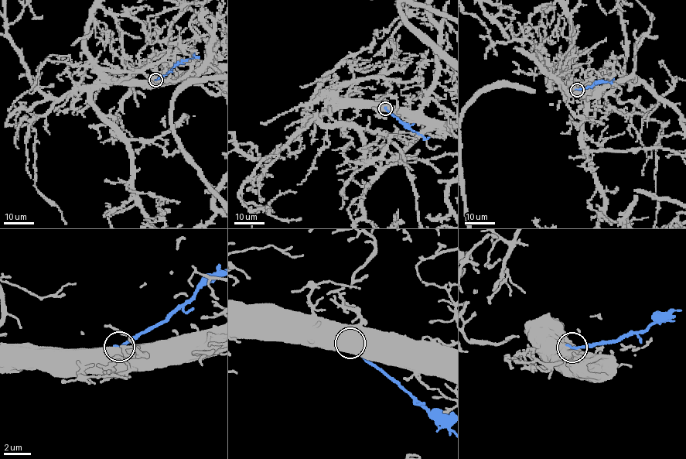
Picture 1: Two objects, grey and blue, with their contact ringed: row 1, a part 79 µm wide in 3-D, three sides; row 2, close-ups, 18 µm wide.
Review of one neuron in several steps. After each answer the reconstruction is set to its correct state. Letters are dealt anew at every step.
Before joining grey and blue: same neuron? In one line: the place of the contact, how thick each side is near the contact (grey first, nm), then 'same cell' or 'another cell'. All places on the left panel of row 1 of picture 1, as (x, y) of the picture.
at (155, 80); 850 nm thick on the grey side, 220 nm on the other; another cell

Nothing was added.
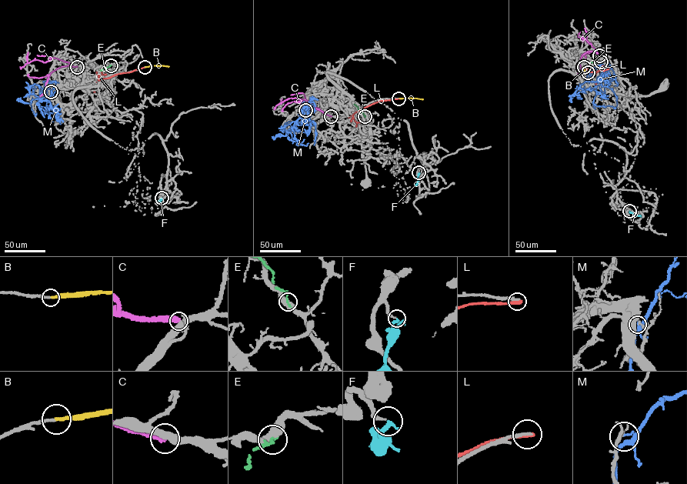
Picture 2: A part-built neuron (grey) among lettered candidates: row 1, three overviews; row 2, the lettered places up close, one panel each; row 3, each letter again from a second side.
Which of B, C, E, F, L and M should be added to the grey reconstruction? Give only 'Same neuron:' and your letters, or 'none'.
Same neuron: B, F

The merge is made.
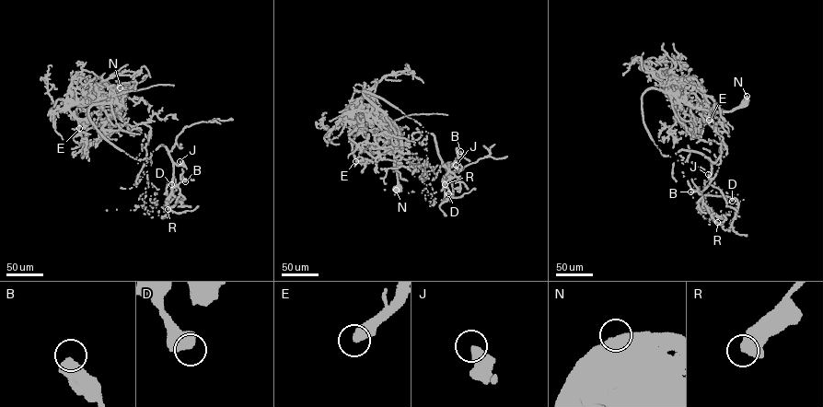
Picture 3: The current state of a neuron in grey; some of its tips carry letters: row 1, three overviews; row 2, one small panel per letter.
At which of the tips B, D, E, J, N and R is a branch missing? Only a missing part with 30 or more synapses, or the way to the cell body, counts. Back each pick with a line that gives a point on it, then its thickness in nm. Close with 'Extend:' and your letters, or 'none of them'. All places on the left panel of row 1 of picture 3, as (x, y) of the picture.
E: Place: (79, 128). Thickness 550 nm
Extend: E

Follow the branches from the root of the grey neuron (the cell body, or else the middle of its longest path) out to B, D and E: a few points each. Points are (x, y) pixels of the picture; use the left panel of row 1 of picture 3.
B: (121, 94), (127, 109), (89, 108), (96, 128), (138, 160), (164, 145), (172, 187), (185, 181)
D: (121, 94), (121, 108), (127, 109), (115, 102), (92, 105), (90, 119), (134, 159), (165, 146), (171, 184)
E: (121, 94), (121, 108), (127, 109), (113, 101), (86, 98), (79, 102), (76, 112), (81, 123), (79, 128)

